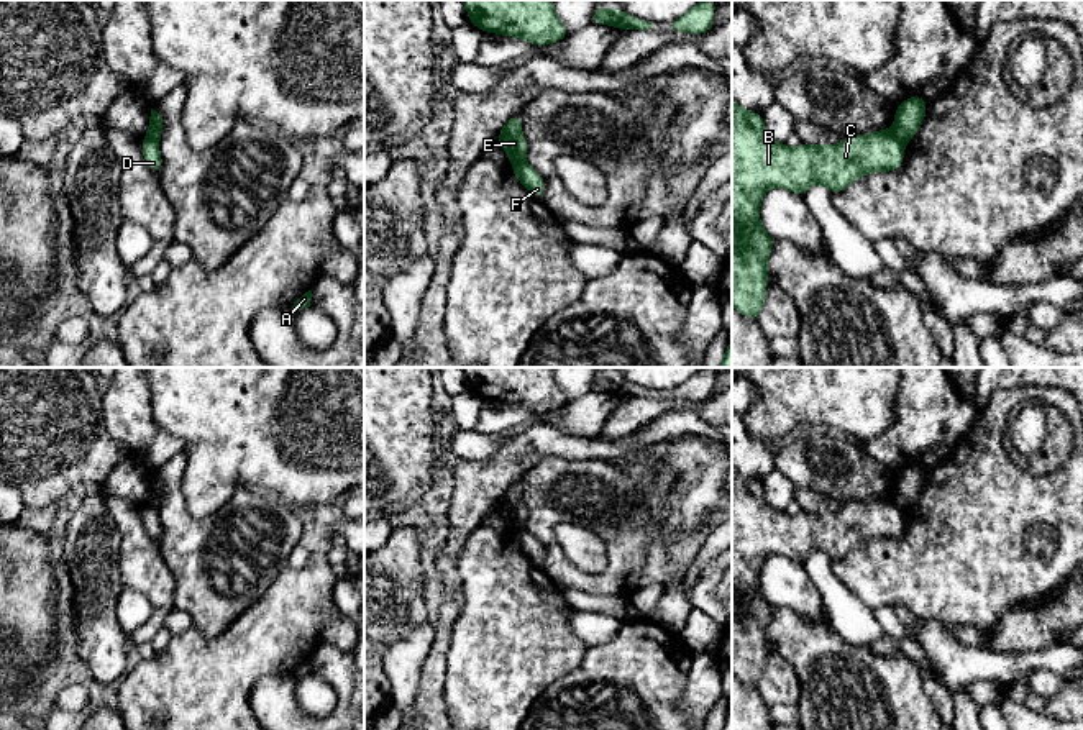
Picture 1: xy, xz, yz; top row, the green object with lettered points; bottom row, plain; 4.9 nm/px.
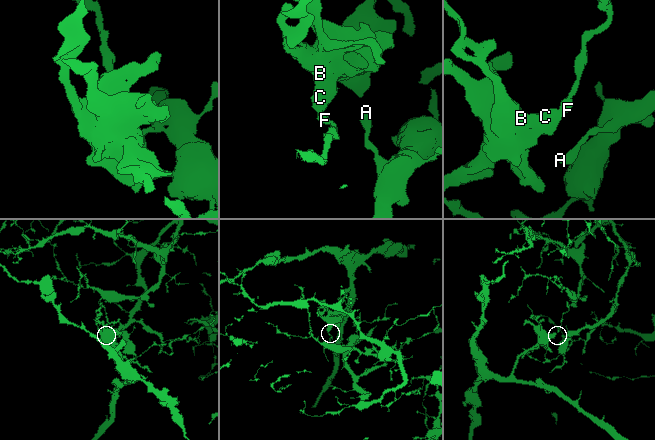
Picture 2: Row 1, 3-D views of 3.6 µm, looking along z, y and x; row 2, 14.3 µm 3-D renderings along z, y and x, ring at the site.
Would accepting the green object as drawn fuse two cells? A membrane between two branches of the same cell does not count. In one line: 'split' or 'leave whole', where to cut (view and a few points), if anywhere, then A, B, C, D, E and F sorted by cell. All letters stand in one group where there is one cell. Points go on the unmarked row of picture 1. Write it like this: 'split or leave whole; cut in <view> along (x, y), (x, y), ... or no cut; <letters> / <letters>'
split; cut in yz along (890, 497), (903, 512); A F / B C D E

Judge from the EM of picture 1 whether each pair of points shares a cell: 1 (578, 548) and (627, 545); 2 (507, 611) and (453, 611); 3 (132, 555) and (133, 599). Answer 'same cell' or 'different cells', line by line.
1: different cells
2: different cells
3: different cells

